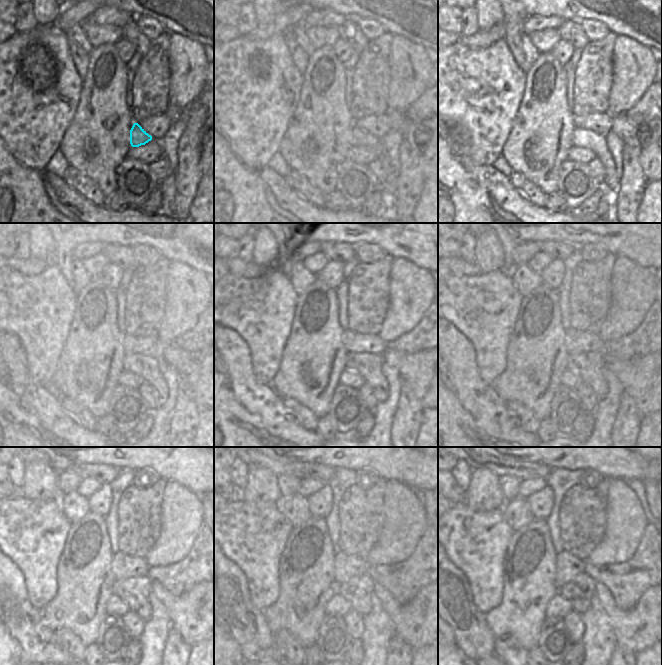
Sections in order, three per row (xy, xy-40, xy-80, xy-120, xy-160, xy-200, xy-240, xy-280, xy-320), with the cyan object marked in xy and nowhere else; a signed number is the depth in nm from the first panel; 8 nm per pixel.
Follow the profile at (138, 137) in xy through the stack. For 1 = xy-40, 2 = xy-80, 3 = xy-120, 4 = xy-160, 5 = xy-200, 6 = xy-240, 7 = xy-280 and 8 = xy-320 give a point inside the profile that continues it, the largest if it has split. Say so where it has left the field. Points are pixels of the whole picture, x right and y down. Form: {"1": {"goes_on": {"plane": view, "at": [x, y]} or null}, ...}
{"1": {"goes_on": {"plane": "xy-40", "at": [358, 137]}}, "2": {"goes_on": {"plane": "xy-80", "at": [585, 138]}}, "3": {"goes_on": {"plane": "xy-120", "at": [146, 367]}}, "4": {"goes_on": {"plane": "xy-160", "at": [368, 365]}}, "5": {"goes_on": {"plane": "xy-200", "at": [588, 366]}}, "6": {"goes_on": {"plane": "xy-240", "at": [134, 591]}}, "7": {"goes_on": {"plane": "xy-280", "at": [358, 591]}}, "8": {"goes_on": {"plane": "xy-320", "at": [579, 591]}}}

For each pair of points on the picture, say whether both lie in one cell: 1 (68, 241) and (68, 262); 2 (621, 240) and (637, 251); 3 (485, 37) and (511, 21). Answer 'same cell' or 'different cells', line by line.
1: same cell
2: same cell
3: different cells

